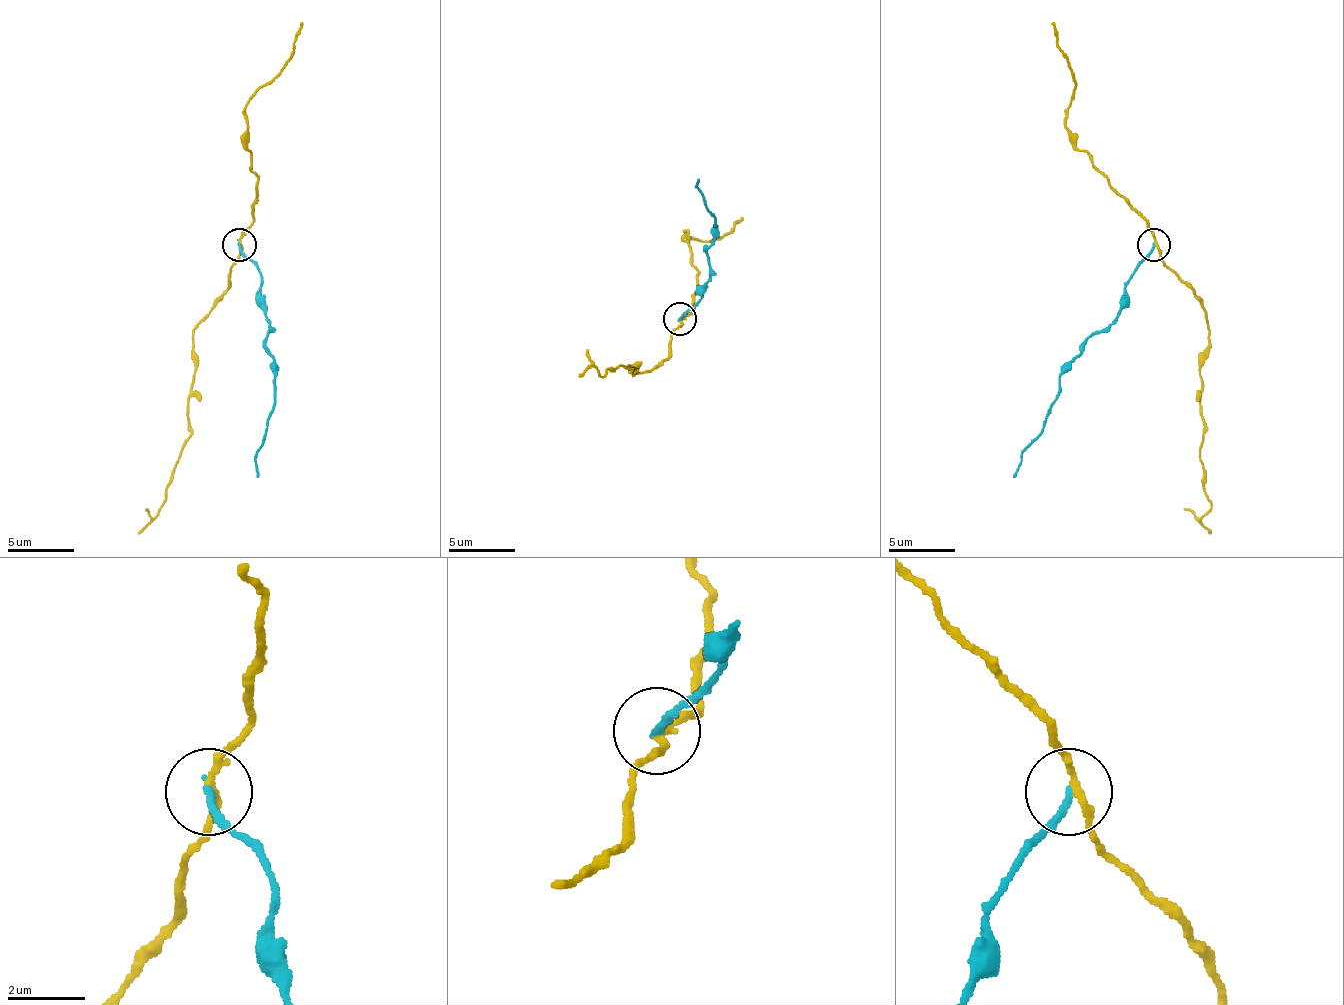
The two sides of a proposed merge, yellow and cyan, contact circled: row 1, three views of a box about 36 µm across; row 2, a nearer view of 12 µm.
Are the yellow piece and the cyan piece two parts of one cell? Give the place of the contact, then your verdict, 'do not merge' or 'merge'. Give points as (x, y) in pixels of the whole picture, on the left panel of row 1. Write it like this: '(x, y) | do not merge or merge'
(239, 244) | do not merge

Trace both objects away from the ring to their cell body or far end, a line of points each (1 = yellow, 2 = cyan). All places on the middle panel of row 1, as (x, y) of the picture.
1: (679, 321), (672, 351), (656, 368), (632, 374), (636, 364), (619, 364), (603, 377), (593, 368), (580, 377)
2: (679, 318), (702, 295), (708, 278), (705, 249), (715, 239), (715, 225), (695, 186), (698, 179)

